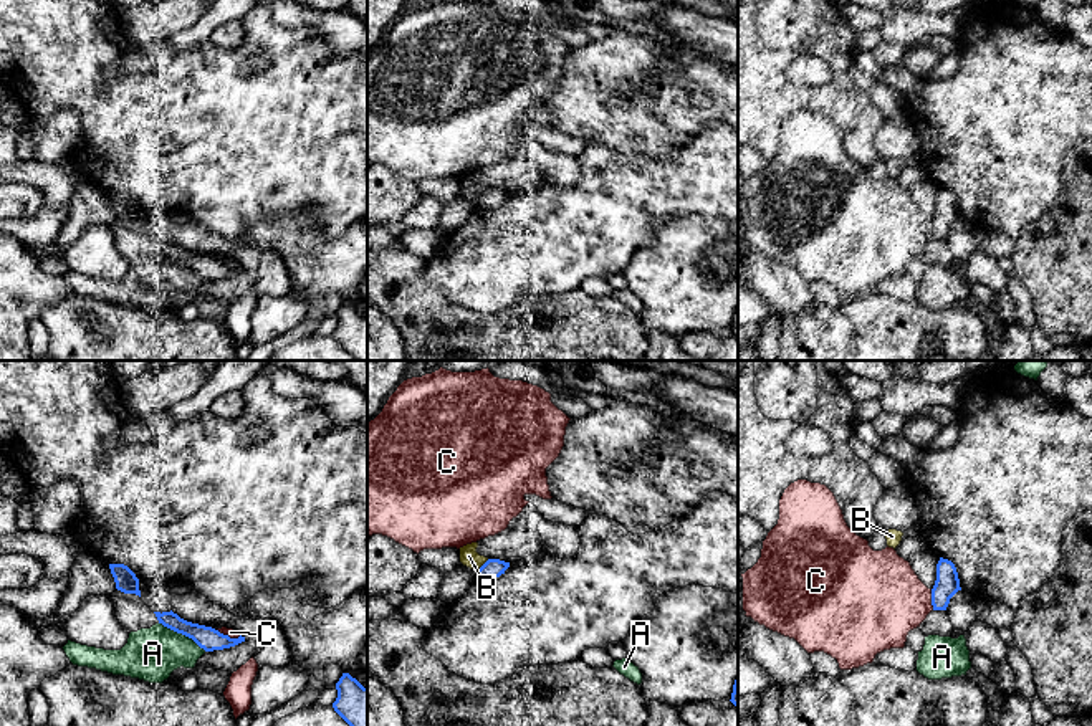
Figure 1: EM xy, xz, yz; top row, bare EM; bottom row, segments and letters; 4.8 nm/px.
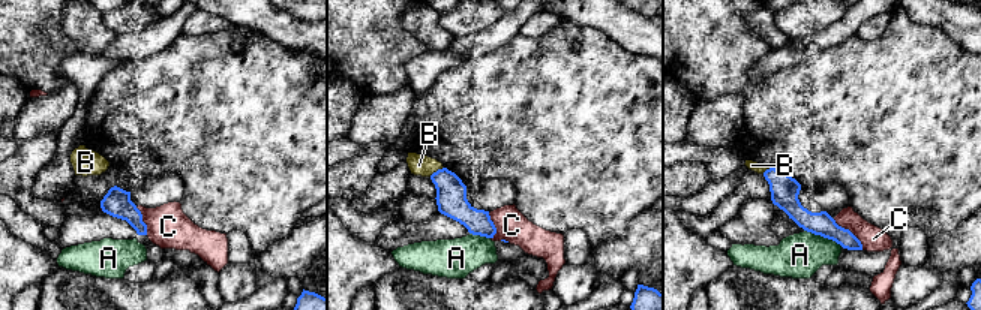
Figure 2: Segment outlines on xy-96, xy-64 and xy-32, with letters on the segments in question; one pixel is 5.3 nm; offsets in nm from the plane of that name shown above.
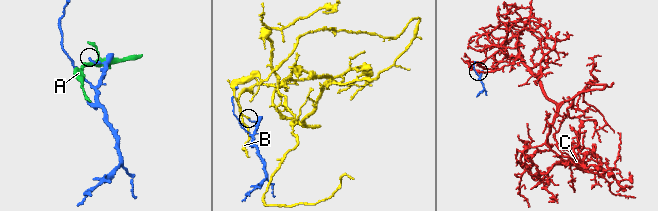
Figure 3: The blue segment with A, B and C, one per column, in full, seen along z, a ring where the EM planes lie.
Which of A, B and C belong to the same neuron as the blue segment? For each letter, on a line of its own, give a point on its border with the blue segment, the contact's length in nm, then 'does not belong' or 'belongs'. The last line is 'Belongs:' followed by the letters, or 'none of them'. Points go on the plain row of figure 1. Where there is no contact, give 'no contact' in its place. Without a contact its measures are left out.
A: xy (182, 263) | 280 nm | does not belong
B: xz (483, 194) | 80 nm | does not belong
C: yz (932, 229) | 110 nm | does not belong
Belongs: none of them

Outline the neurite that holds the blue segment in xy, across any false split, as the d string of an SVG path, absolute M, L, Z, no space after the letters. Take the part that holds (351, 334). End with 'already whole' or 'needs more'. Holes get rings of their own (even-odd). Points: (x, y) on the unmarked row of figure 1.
M342 303L336 313L338 327L334 341L354 359L367 361L367 318L349 303Z | already whole

